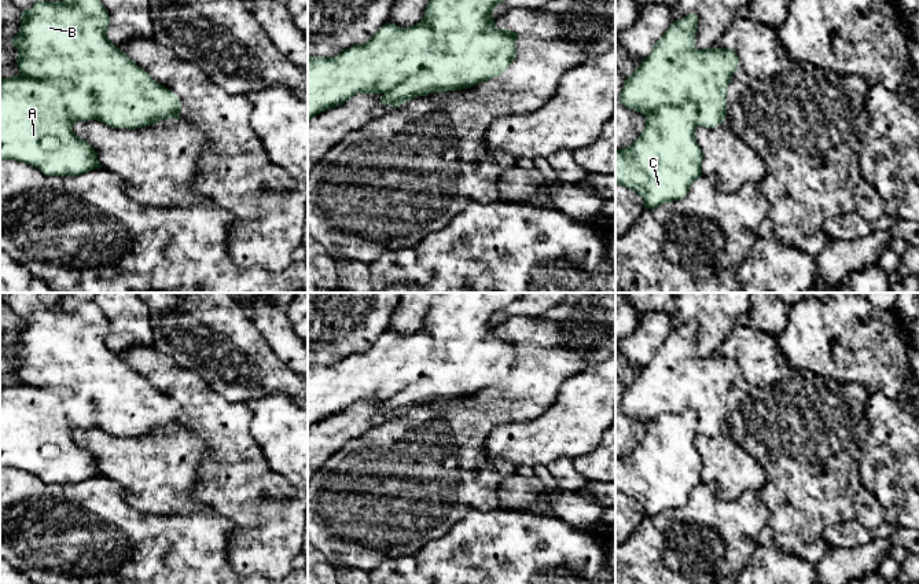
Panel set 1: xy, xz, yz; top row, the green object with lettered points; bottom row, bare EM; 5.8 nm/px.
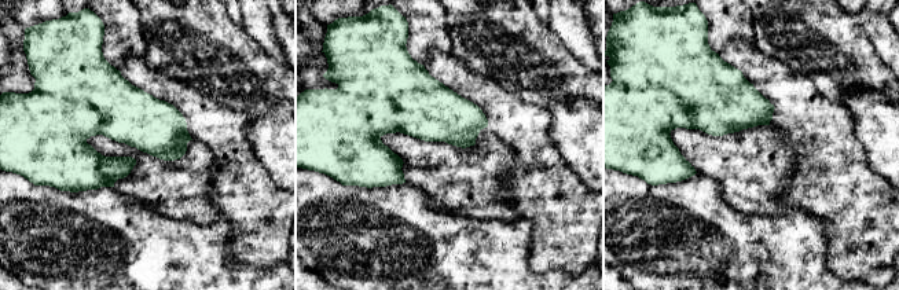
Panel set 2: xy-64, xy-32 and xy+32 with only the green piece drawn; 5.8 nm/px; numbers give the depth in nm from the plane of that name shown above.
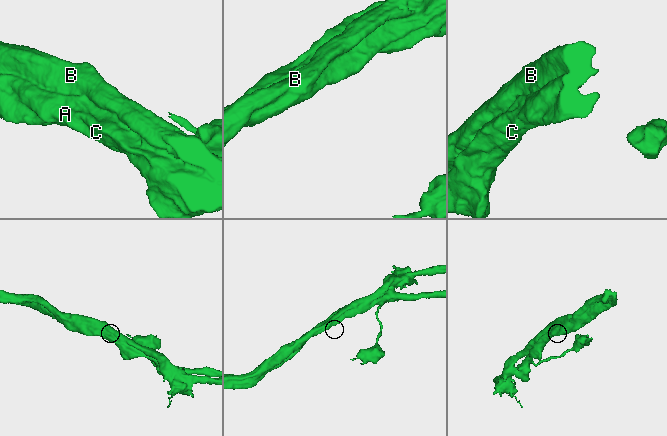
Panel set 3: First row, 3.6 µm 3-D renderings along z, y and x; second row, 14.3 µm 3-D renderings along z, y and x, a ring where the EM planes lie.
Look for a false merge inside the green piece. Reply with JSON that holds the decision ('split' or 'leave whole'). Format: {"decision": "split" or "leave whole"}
{"decision": "split"}

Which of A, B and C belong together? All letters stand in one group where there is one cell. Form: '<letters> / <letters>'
A C / B

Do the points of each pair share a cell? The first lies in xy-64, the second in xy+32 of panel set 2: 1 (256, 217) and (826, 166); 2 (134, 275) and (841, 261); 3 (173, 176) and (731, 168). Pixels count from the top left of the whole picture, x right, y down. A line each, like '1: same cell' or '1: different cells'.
1: same cell
2: different cells
3: same cell

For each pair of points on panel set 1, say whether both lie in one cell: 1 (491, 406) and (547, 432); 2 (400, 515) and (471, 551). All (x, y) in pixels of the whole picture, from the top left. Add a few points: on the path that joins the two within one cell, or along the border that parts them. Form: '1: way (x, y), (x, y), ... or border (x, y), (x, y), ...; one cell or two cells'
1: border (551, 403), (532, 419), (502, 422), (493, 428); two cells
2: border (429, 540), (422, 546); two cells

